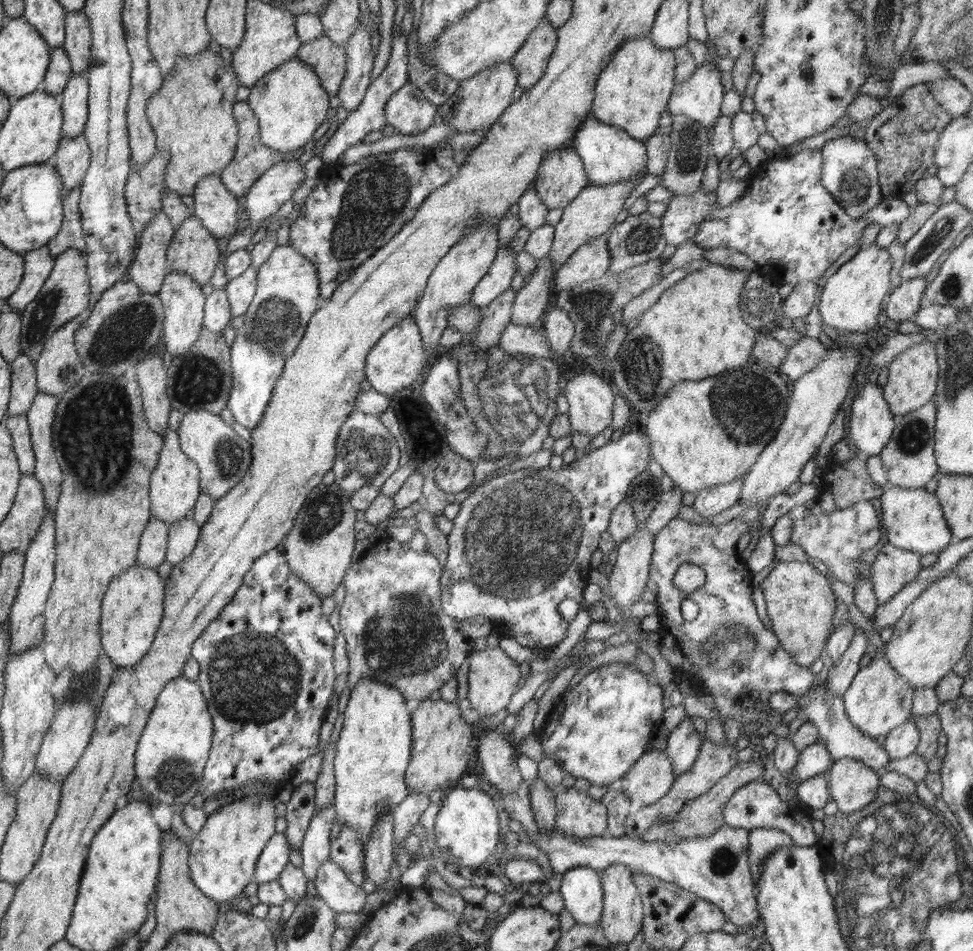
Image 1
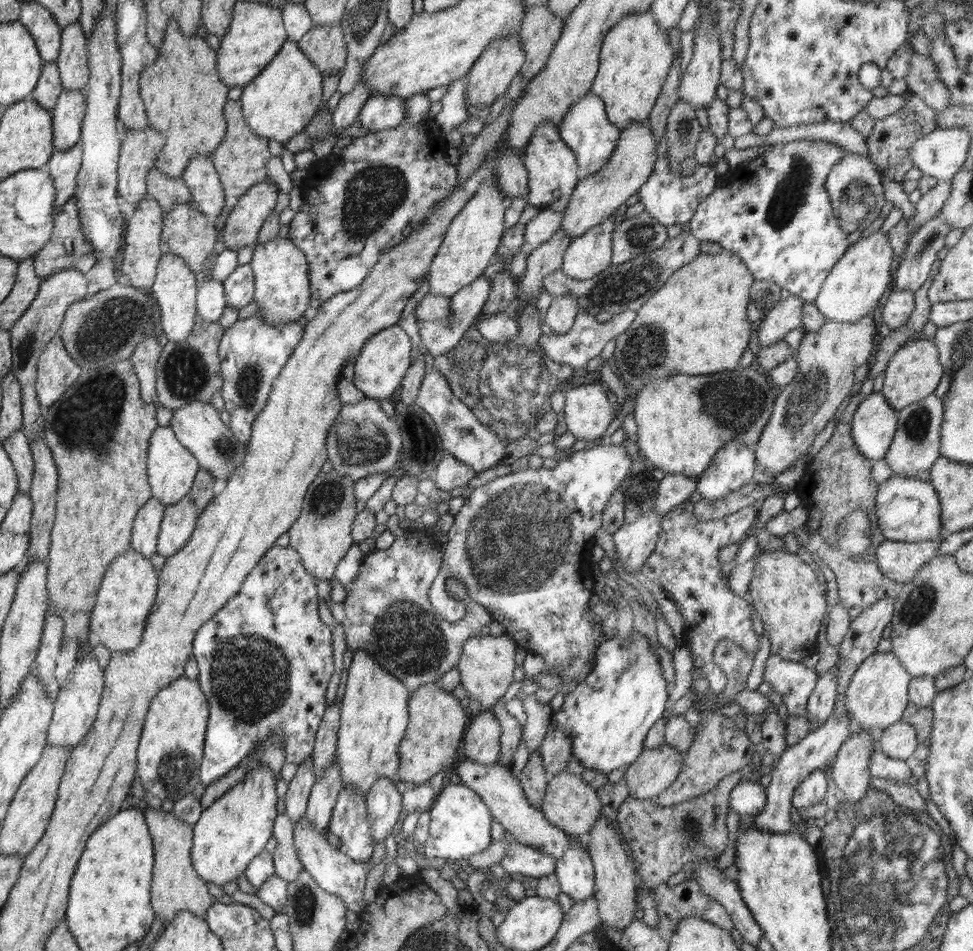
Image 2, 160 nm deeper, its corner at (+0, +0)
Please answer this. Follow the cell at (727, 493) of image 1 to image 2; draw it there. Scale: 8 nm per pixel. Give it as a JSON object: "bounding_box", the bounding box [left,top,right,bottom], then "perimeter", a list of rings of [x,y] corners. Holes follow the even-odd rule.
{"bounding_box":[696,441,756,502],"perimeter":[[[730,441],[720,450],[717,450],[714,455],[714,462],[710,462],[710,468],[706,468],[706,474],[702,474],[697,479],[696,492],[700,493],[702,500],[708,500],[708,502],[724,500],[728,494],[732,494],[738,488],[753,482],[755,468],[756,462],[753,448],[738,441]]]}

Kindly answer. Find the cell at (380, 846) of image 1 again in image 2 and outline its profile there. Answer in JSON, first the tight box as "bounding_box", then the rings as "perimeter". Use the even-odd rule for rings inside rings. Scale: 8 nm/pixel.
{"bounding_box":[365,777,403,845],"perimeter":[[[380,777],[365,796],[368,820],[376,845],[384,845],[385,838],[400,818],[403,796],[396,785],[386,777]]]}

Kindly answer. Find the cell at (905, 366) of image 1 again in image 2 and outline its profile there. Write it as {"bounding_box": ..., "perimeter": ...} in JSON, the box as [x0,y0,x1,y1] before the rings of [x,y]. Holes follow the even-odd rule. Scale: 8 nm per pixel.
{"bounding_box":[881,340,944,411],"perimeter":[[[932,340],[907,341],[888,361],[884,371],[881,393],[886,397],[890,406],[899,411],[901,408],[932,394],[936,390],[942,374],[944,371],[938,358],[938,349]]]}

